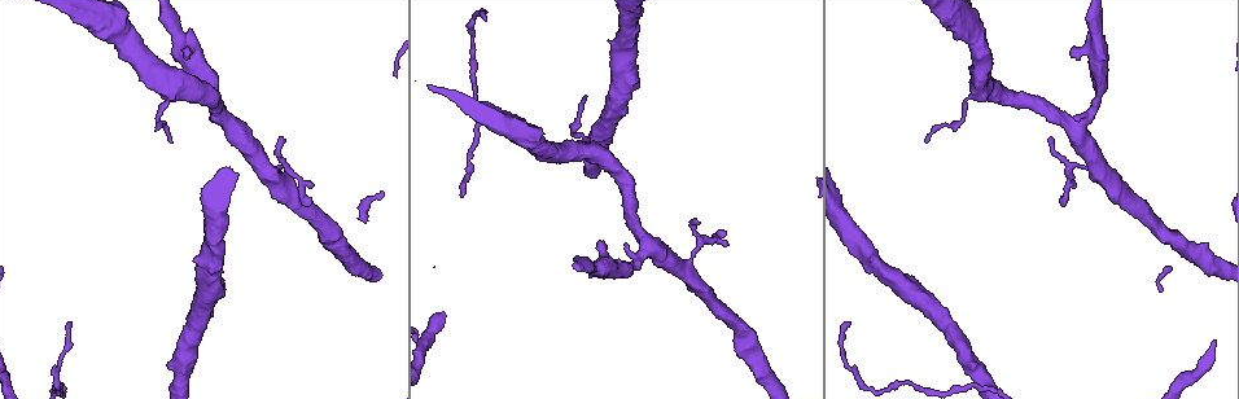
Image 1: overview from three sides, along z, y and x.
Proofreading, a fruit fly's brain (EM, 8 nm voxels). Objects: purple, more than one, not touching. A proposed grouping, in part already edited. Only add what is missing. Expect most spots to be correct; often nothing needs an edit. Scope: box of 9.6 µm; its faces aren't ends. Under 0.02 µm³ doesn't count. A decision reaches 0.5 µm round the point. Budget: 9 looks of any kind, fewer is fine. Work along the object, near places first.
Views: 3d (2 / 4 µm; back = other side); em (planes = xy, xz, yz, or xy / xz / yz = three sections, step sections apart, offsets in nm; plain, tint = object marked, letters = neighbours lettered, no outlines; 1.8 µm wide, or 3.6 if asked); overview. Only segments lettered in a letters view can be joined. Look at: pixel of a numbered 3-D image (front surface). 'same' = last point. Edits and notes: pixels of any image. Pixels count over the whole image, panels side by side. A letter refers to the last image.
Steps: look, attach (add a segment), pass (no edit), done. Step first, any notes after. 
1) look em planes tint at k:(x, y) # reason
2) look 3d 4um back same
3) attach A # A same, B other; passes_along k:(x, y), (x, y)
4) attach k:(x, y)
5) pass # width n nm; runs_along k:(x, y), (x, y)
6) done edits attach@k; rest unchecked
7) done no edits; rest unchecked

look 3d 4um at 1:(698, 224) # branch stops here

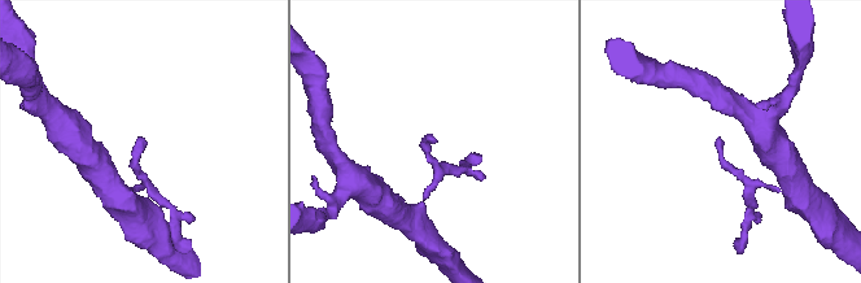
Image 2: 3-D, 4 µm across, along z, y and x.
look em xz step 16 tint at 2:(433, 139)

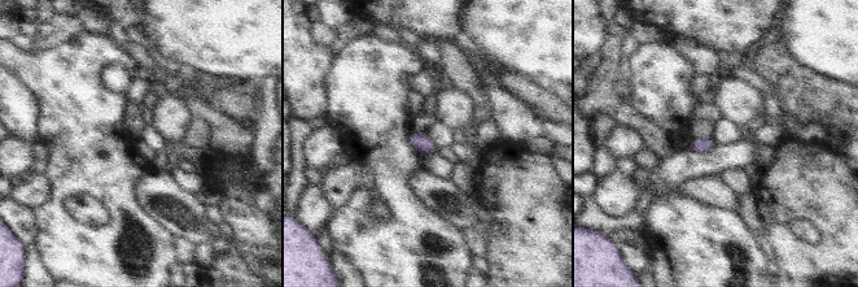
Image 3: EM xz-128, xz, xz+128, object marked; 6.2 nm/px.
look em planes letters same # cut it another way

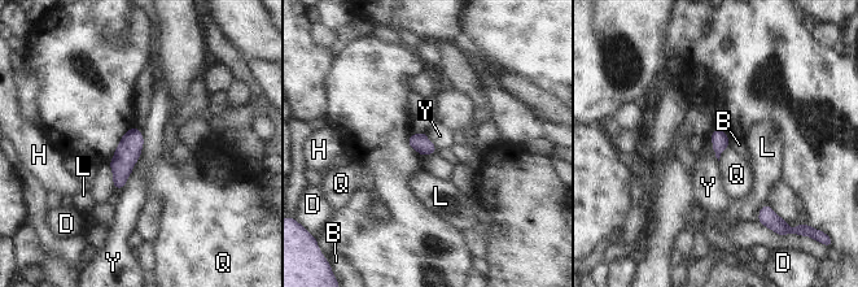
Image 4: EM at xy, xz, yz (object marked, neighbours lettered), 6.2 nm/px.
pass # width 110 nm; B other, D other, H other, L other, Q other, Y other; border 4:(141, 130), (141, 155), (121, 190); no lettered segment goes on from it

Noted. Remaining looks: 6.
look 3d 2um at 1:(184, 53) # stops while still wide

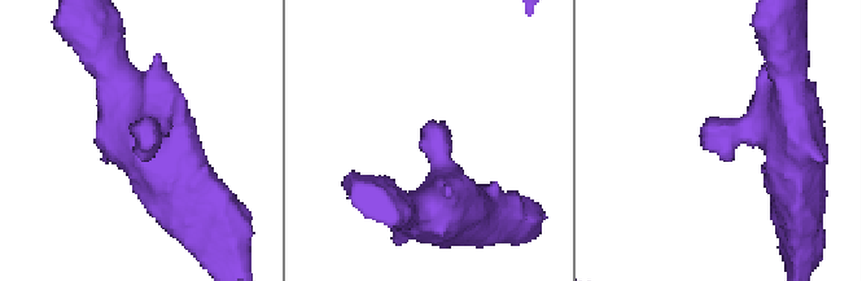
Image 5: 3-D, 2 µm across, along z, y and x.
look em planes plain at 5:(704, 135)

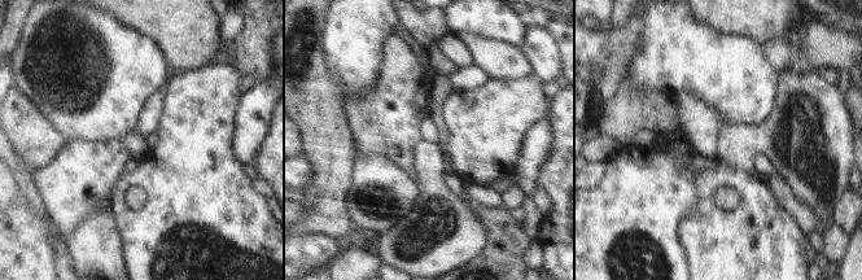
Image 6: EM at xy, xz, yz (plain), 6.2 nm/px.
look em planes letters same

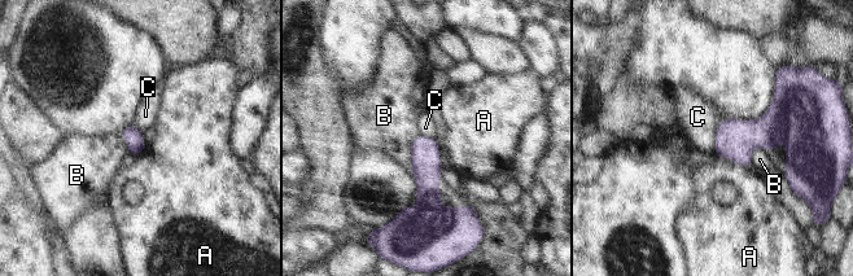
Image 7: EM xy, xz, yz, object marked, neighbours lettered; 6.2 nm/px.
pass # A other, B other, C other; no lettered segment goes on from it

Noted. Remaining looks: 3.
look em planes letters at 1:(171, 141) # an open end

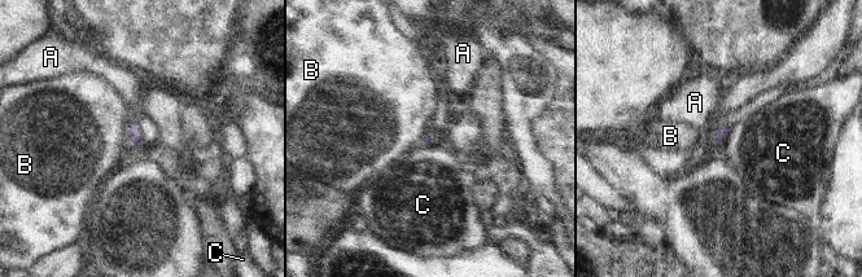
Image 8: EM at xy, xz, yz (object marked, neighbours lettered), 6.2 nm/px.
pass # A other, B other, C other; border 8:(731, 130), (721, 148); no lettered segment goes on from it

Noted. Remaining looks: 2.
done no edits; rest unchecked

